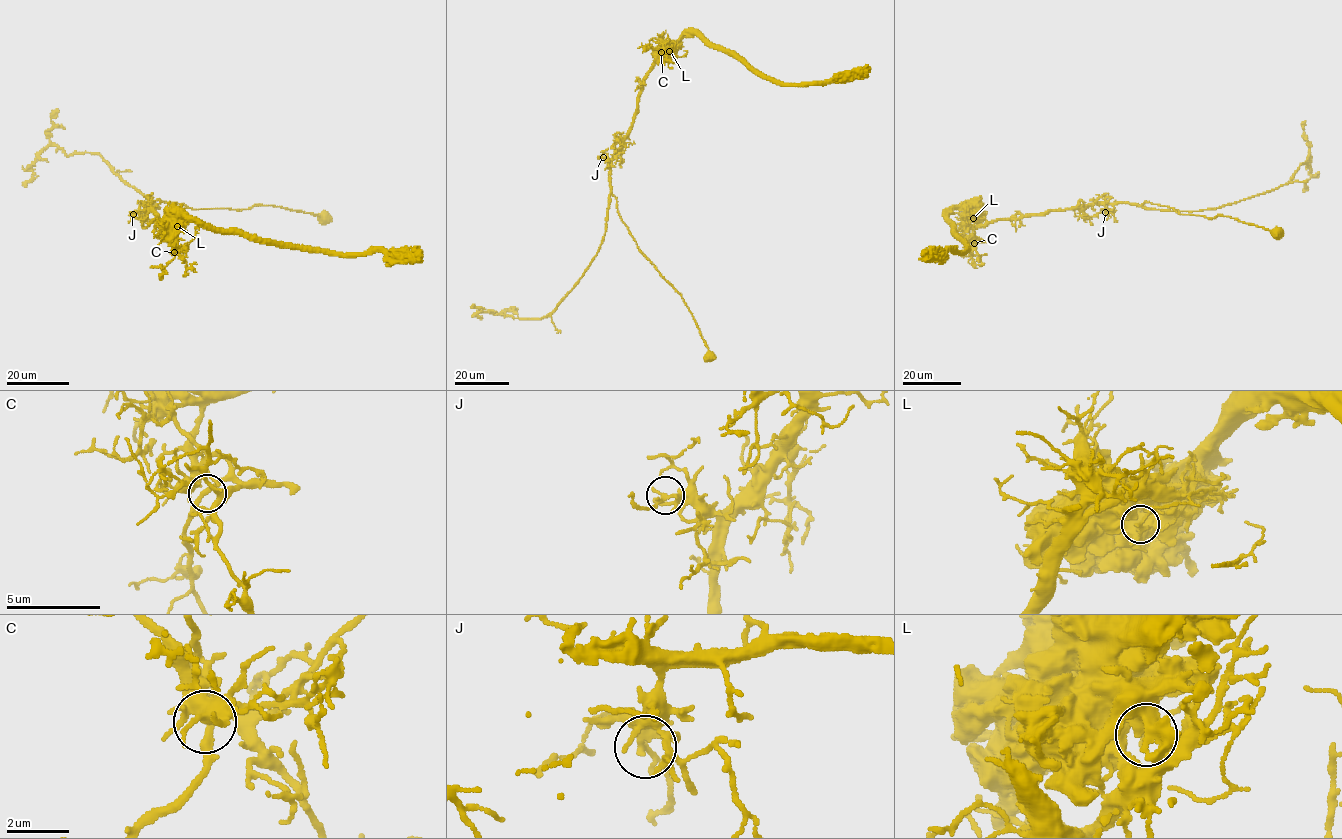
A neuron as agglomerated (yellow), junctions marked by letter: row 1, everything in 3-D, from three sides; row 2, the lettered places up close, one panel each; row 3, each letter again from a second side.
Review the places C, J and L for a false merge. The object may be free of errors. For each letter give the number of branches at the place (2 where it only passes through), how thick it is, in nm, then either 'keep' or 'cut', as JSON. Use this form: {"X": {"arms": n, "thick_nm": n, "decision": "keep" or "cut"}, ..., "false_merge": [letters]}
{"C": {"arms": 2, "thick_nm": 280, "decision": "keep"}, "J": {"arms": 3, "thick_nm": 170, "decision": "keep"}, "L": {"arms": 2, "thick_nm": 170, "decision": "cut"}, "false_merge": ["L"]}

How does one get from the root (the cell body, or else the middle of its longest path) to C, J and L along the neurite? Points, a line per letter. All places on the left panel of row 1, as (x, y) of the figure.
C: (322, 219), (273, 205), (233, 210), (192, 209), (160, 200), (141, 203), (155, 212), (155, 224), (174, 252)
J: (322, 219), (314, 214), (273, 205), (253, 205), (242, 209), (192, 209), (160, 200), (141, 203), (133, 214)
L: (322, 219), (273, 205), (141, 203), (162, 228), (177, 225)

